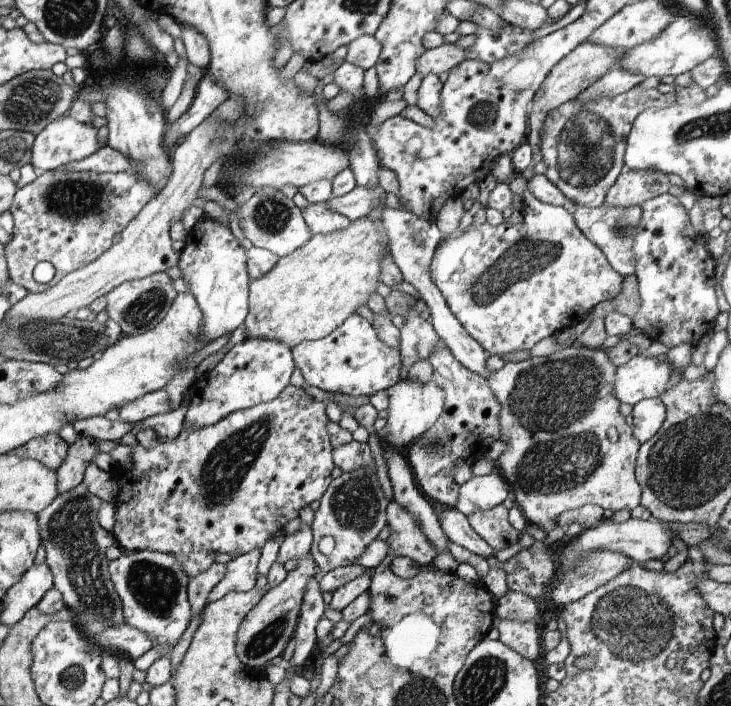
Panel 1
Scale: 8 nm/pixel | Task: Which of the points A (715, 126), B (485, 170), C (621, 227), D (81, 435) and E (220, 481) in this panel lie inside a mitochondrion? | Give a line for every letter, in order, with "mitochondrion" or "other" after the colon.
A: mitochondrion
B: other
C: mitochondrion
D: other
E: mitochondrion

